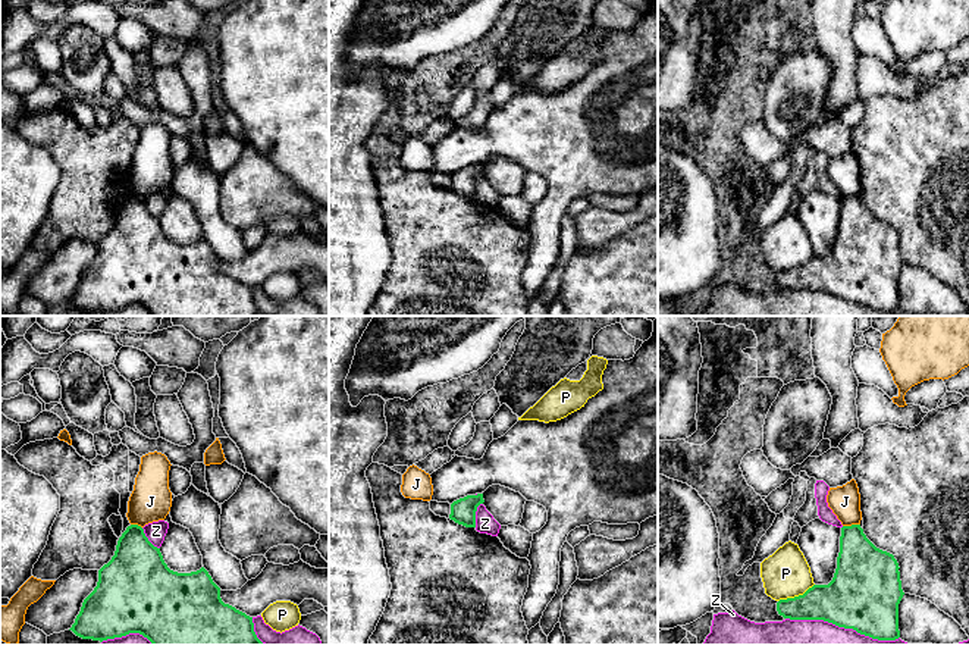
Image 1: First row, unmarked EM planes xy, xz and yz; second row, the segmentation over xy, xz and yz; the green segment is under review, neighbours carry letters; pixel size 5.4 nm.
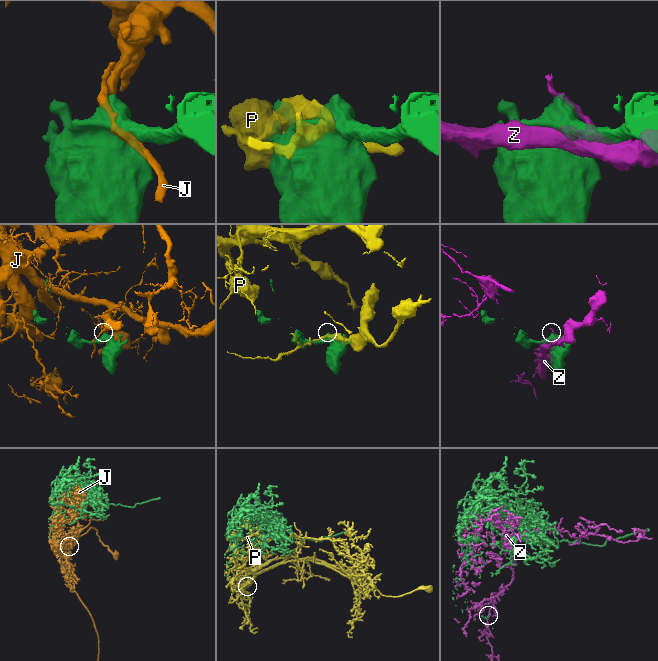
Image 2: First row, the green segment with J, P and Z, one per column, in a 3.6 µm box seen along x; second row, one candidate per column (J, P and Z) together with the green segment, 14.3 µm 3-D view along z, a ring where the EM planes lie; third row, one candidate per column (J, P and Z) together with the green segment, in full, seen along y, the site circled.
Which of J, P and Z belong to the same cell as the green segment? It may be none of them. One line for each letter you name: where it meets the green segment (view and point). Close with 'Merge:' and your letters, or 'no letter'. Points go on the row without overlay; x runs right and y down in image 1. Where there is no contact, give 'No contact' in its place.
Merge: no letter

